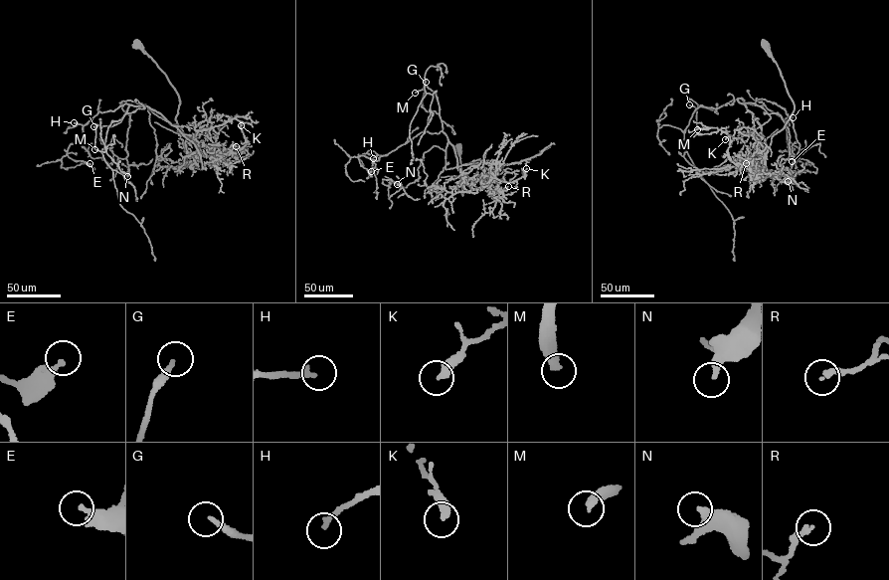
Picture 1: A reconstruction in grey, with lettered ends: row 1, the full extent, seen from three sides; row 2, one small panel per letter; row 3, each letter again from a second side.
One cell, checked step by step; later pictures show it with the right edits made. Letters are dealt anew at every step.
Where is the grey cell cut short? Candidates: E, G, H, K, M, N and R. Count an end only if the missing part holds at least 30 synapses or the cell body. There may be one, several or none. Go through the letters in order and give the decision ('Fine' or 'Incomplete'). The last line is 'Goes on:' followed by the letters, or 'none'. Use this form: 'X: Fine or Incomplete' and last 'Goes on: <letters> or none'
E: Fine
G: Incomplete
H: Incomplete
K: Fine
M: Incomplete
N: Fine
R: Fine
Goes on: G, H, M

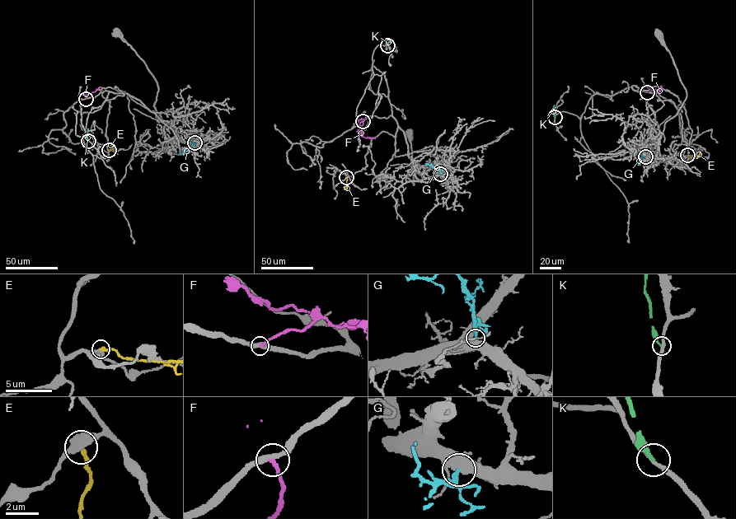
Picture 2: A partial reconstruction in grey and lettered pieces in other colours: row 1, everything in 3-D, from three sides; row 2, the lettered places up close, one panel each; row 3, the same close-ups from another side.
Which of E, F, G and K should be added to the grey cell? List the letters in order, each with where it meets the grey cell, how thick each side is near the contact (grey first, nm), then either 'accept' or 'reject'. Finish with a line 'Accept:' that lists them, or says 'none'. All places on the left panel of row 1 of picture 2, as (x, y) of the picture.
E: (109, 150) | 550/280 nm | reject
F: (86, 99) | 360/220 nm | reject
G: (194, 142) | 440/240 nm | accept
K: (88, 141) | 260/160 nm | reject
Accept: G

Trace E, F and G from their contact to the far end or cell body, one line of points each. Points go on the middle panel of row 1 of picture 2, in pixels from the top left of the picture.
E: (346, 177), (347, 188), (344, 189)
F: (363, 121), (360, 126), (361, 135), (375, 138)
G: (440, 174), (437, 166), (425, 165)

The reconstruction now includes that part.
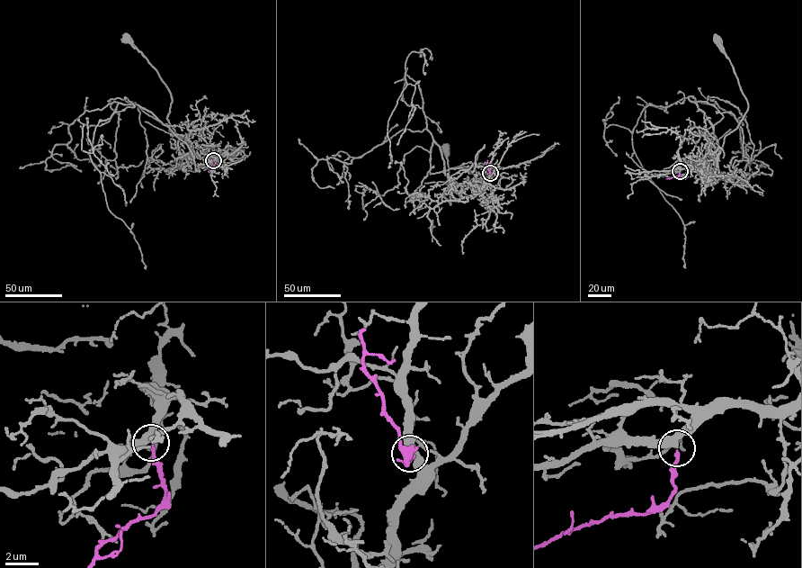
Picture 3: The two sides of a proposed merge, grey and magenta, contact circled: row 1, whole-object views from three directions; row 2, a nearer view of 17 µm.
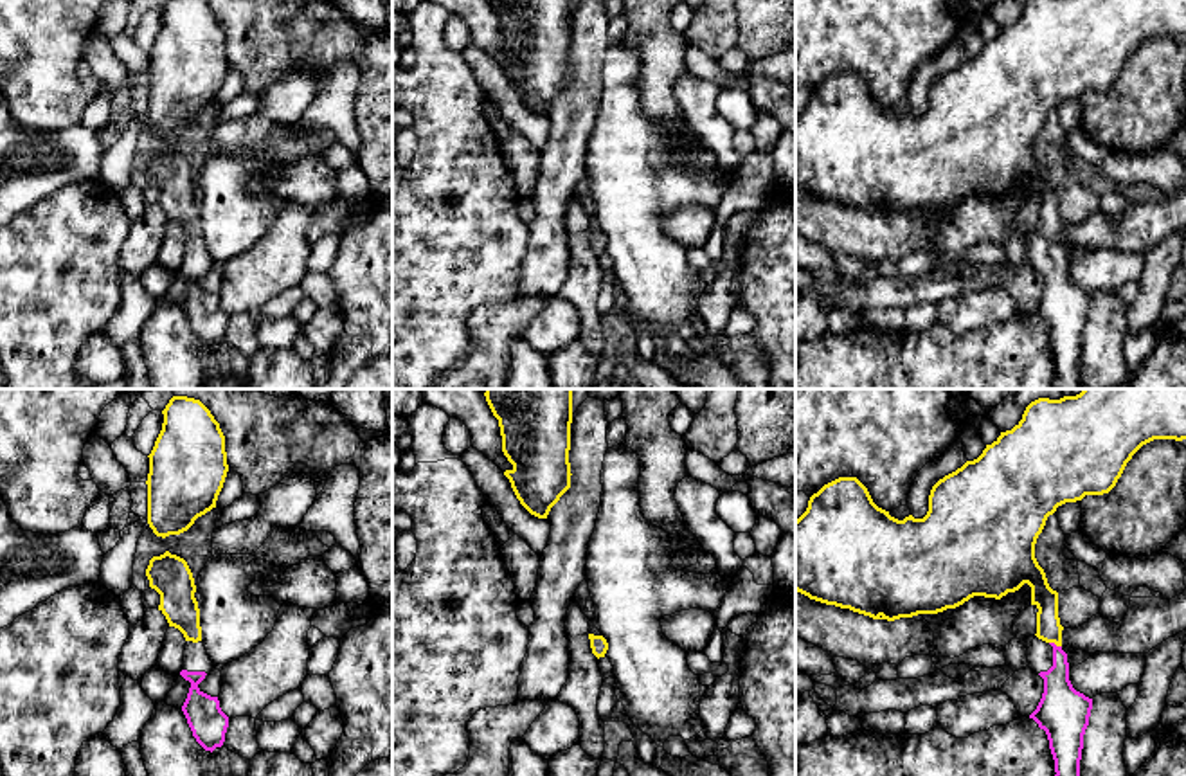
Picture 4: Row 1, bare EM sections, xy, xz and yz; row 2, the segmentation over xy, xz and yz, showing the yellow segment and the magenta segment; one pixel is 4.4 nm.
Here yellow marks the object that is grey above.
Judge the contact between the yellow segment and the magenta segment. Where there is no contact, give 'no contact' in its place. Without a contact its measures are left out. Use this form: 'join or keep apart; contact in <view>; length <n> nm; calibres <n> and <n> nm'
join; contact in yz; length 60 nm; calibres 110 and 160 nm

